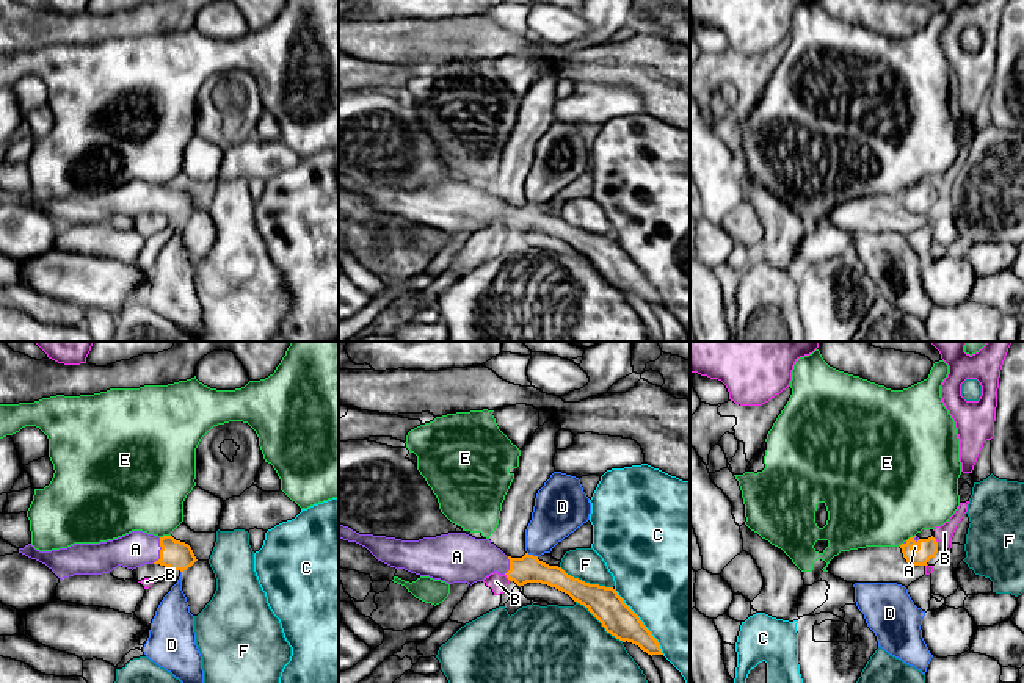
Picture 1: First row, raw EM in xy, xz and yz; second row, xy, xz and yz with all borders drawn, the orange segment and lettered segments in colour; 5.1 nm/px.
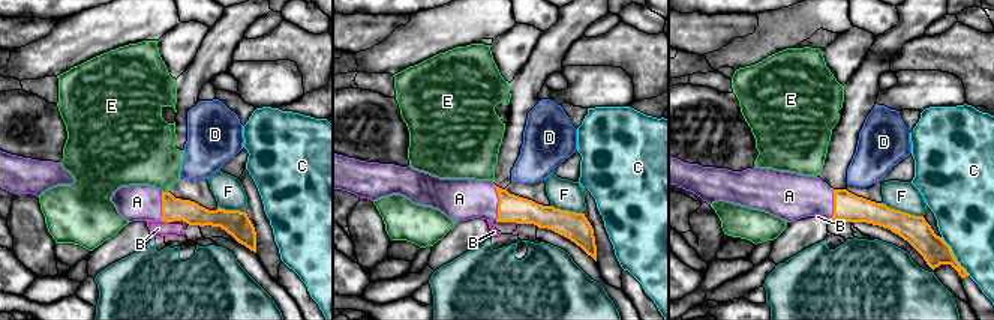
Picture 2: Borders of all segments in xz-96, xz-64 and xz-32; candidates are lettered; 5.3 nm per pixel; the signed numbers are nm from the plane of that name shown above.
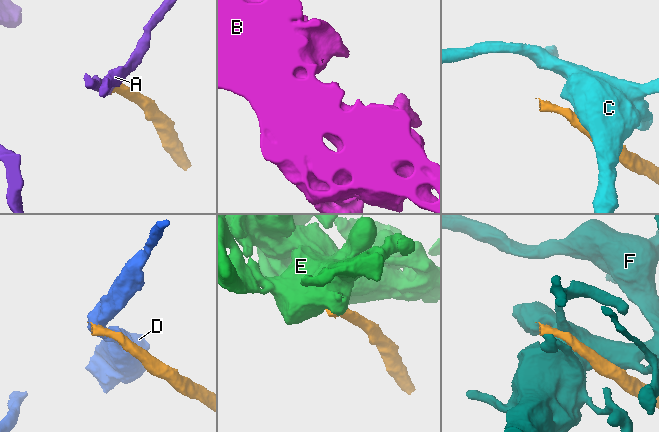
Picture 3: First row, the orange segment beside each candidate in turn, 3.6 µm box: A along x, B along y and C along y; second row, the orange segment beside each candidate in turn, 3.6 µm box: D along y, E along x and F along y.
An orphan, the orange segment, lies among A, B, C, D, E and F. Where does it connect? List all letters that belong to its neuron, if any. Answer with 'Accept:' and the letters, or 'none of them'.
Accept: A

